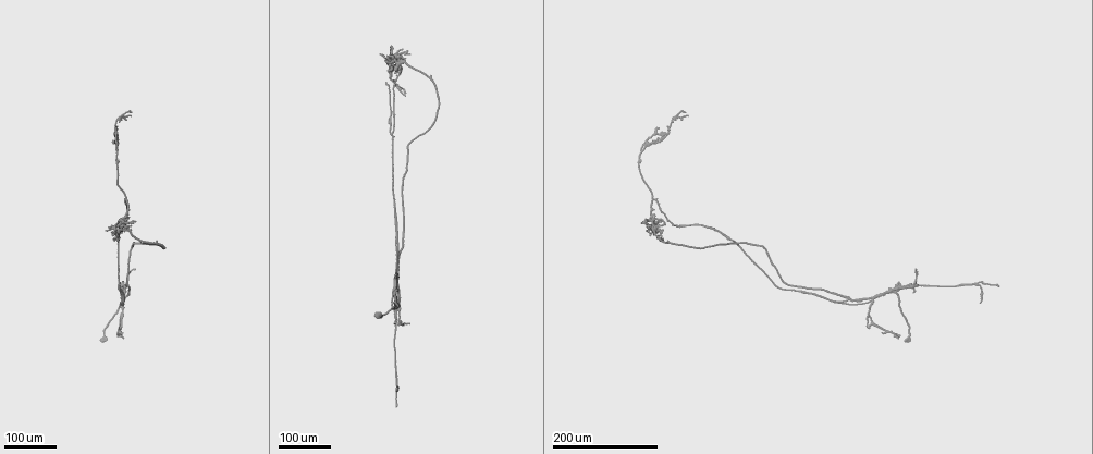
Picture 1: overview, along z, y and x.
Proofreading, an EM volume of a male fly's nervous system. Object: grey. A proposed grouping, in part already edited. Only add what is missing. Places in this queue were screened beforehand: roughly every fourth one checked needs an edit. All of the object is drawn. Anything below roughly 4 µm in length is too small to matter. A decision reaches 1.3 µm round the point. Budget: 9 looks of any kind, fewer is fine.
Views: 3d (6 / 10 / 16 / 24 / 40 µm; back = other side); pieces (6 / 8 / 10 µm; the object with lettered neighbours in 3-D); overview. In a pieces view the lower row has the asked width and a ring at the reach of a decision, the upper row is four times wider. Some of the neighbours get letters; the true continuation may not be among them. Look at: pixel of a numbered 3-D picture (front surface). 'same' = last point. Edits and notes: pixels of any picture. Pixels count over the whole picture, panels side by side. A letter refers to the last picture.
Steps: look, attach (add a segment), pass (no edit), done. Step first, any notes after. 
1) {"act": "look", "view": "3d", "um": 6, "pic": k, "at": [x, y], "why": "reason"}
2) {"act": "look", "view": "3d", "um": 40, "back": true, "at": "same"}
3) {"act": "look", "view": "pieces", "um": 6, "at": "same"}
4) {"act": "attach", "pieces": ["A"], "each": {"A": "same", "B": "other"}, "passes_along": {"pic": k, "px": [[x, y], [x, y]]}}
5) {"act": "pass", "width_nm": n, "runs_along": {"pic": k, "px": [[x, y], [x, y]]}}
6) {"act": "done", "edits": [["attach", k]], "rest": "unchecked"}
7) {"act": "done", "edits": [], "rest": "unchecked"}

{"act": "look", "view": "3d", "um": 24, "pic": 1, "at": [128, 210], "why": "thin end"}

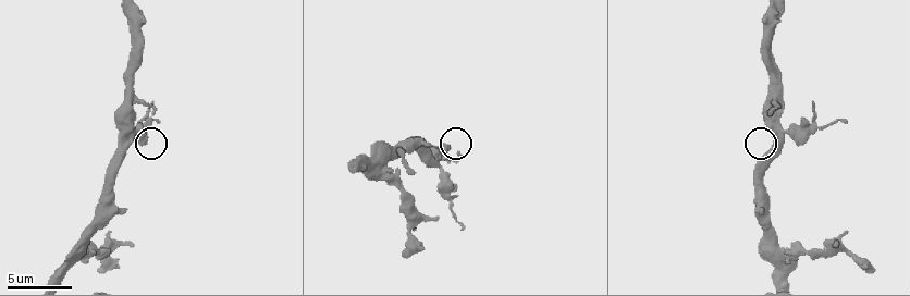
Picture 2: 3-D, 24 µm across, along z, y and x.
{"act": "look", "view": "pieces", "um": 6, "pic": 2, "at": [457, 153]}

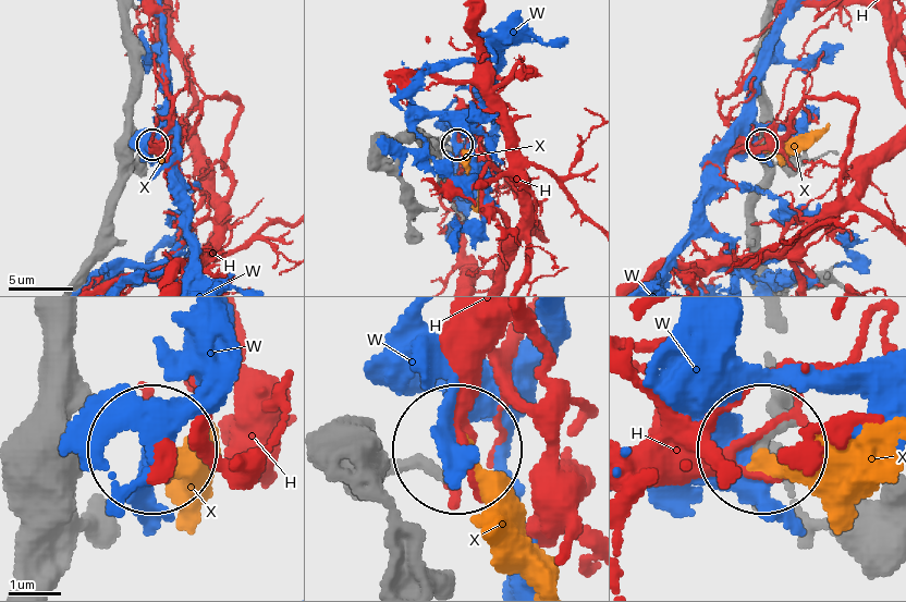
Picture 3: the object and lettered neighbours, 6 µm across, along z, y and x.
{"act": "pass", "each": {"H": "other", "W": "other", "X": "other"}, "found": "none of them fits"}

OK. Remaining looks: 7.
{"act": "look", "view": "3d", "um": 40, "pic": 1, "at": [663, 136], "why": "an open end"}

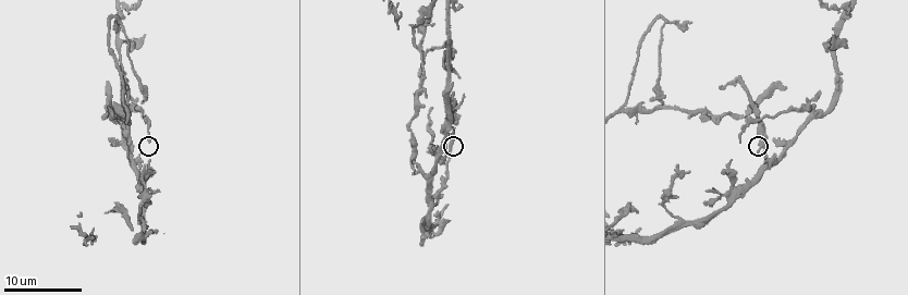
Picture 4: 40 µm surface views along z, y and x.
{"act": "look", "view": "pieces", "um": 10, "pic": 4, "at": [108, 141]}

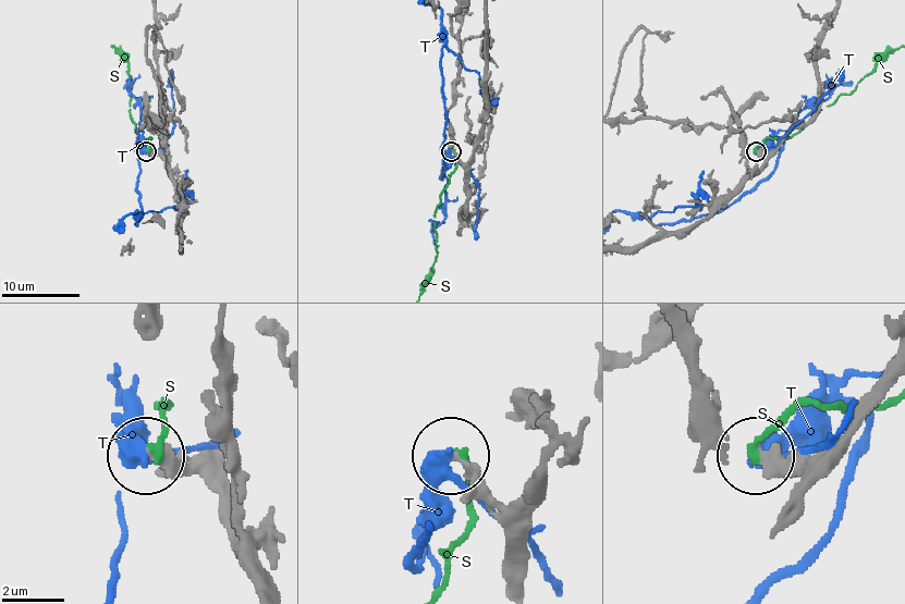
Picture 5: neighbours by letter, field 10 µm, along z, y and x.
{"act": "pass", "width_nm": 250, "each": {"S": "other", "T": "other"}, "found": "none of them fits"}

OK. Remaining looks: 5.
{"act": "look", "view": "3d", "um": 24, "pic": 1, "at": [659, 222], "why": "free end"}

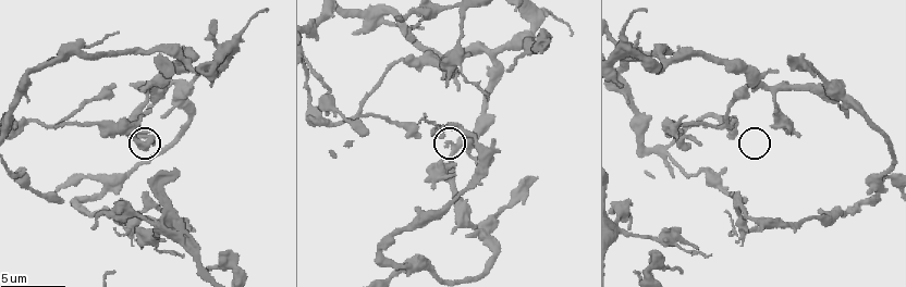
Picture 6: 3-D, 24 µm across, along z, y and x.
{"act": "look", "view": "3d", "um": 6, "pic": 6, "at": [799, 133]}

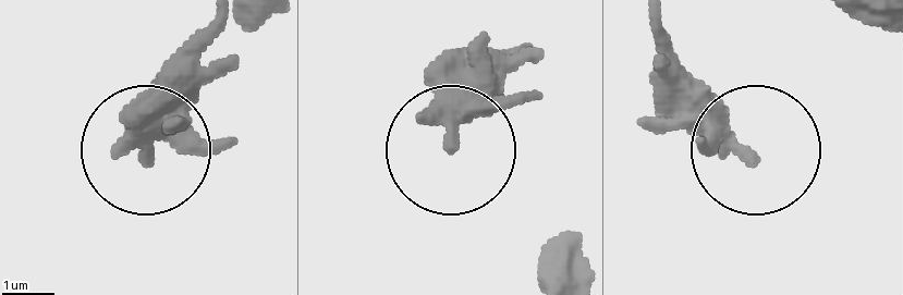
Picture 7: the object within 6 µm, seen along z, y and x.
{"act": "look", "view": "pieces", "um": 10, "pic": 7, "at": [451, 144], "why": "what lies round it"}

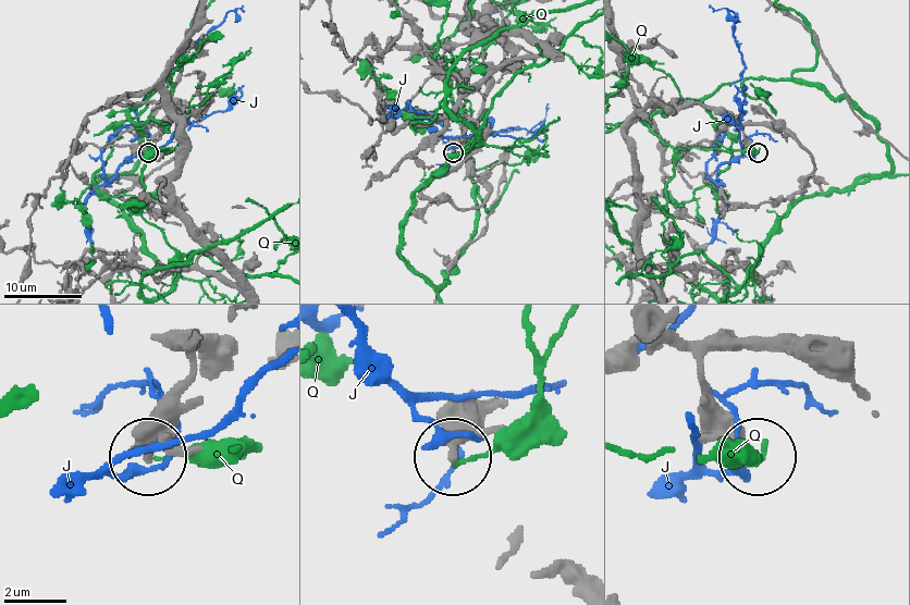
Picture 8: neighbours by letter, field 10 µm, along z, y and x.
{"act": "pass", "width_nm": 230, "each": {"J": "other", "Q": "other"}, "found": "none of them fits"}

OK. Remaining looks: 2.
{"act": "look", "view": "3d", "um": 24, "pic": 1, "at": [131, 114], "why": "tapers out"}

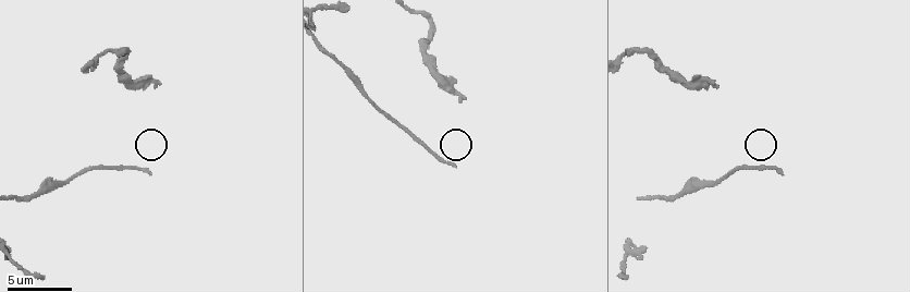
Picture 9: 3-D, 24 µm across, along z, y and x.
{"act": "look", "view": "pieces", "um": 8, "pic": 9, "at": [148, 170]}

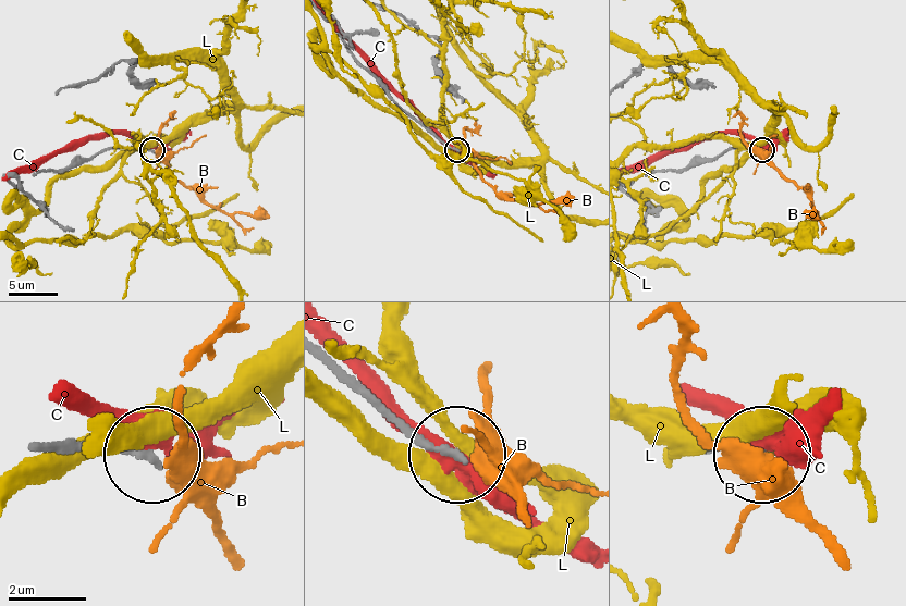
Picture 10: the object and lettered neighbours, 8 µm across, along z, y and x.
{"act": "pass", "width_nm": 180, "each": {"B": "other", "C": "other", "L": "other"}, "found": "none of them fits"}

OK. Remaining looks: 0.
{"act": "done", "edits": [], "rest": "unchecked"}

